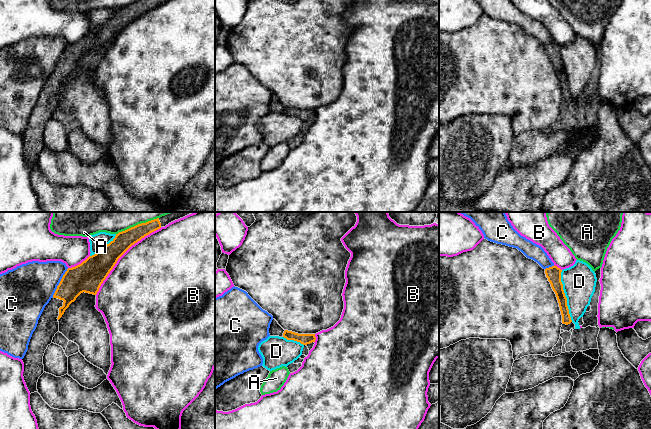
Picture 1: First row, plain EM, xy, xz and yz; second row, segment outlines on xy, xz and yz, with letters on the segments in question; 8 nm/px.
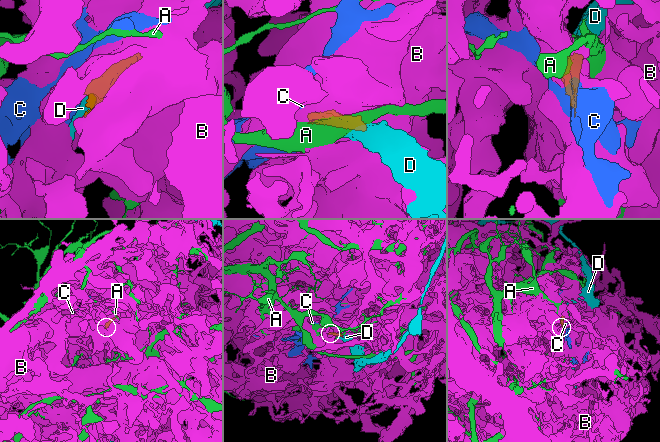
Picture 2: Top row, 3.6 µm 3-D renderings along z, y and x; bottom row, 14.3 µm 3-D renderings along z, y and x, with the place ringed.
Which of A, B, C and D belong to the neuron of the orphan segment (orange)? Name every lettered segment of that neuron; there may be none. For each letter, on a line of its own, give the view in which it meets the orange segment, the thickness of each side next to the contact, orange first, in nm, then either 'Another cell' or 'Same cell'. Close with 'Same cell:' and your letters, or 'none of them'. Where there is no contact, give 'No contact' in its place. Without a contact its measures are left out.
A: Touches orange in xy. Thickness 160 nm (orange) against 80 nm. Another cell
B: Touches orange in xy. Thickness 220 nm (orange) against 500 nm. Another cell
C: Touches orange in xy. Thickness 240 nm (orange) against 380 nm. Another cell
D: Touches orange in yz. Thickness 120 nm (orange) against 280 nm. Another cell
Same cell: none of them

